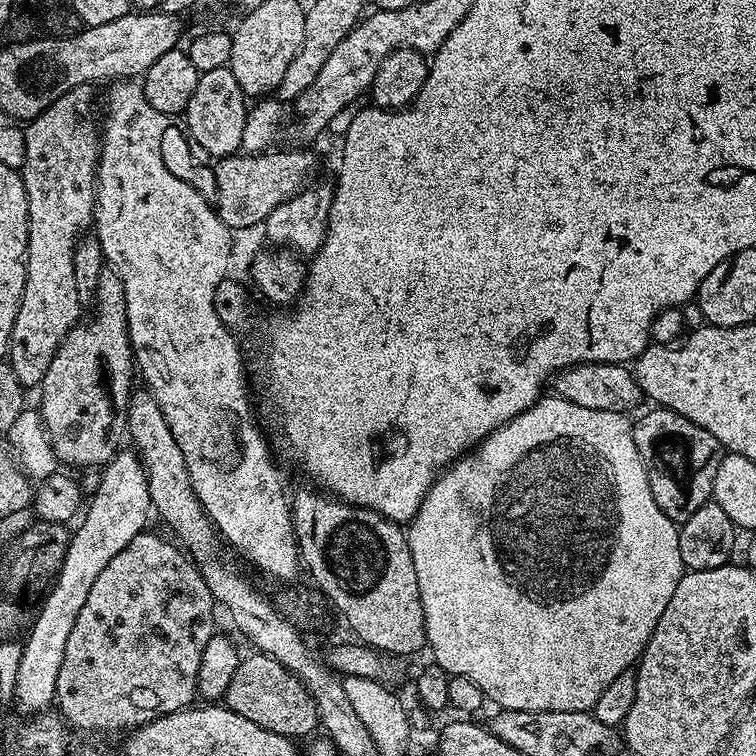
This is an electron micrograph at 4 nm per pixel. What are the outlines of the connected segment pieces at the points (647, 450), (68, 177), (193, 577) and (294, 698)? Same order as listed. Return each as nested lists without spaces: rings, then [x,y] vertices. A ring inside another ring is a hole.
[[[659,406],[651,410],[633,423],[634,446],[638,446],[638,454],[646,466],[654,502],[658,502],[666,518],[683,522],[698,506],[712,500],[714,474],[718,474],[722,449],[710,430],[702,430],[690,418],[682,418],[682,414]]]
[[[91,84],[78,86],[23,125],[28,251],[20,309],[8,339],[6,360],[28,390],[46,378],[54,354],[82,316],[78,290],[74,290],[74,250],[93,227],[96,215],[96,167],[102,135],[98,116],[96,120],[96,90]]]
[[[151,530],[139,532],[134,542],[130,542],[130,546],[122,550],[122,554],[115,556],[106,565],[106,570],[98,574],[94,586],[90,586],[90,594],[77,620],[74,621],[74,630],[70,630],[70,639],[66,641],[66,655],[62,658],[62,671],[58,673],[54,704],[69,729],[76,731],[77,728],[84,736],[112,736],[115,732],[127,734],[133,728],[141,728],[142,725],[149,724],[151,720],[156,720],[159,716],[174,714],[178,710],[189,707],[197,699],[196,683],[202,666],[202,650],[206,650],[206,642],[210,642],[210,638],[217,631],[215,612],[218,612],[218,605],[216,599],[210,594],[210,586],[206,586],[202,574],[196,569],[192,557],[179,543],[168,540],[155,536]]]
[[[263,654],[251,655],[245,655],[238,670],[234,670],[234,678],[230,678],[230,686],[222,698],[223,703],[234,710],[234,714],[242,714],[242,718],[250,718],[250,722],[255,722],[274,734],[289,738],[311,737],[316,709],[312,706],[310,690],[293,672],[286,670],[282,662]]]

